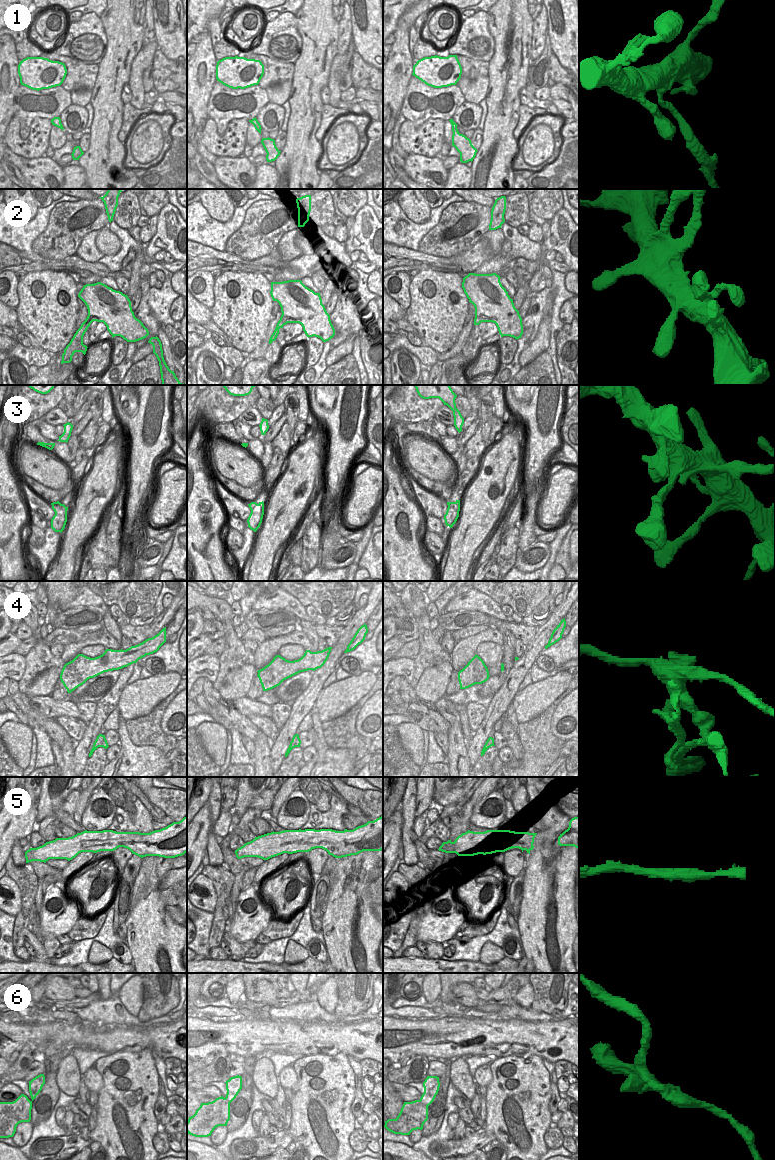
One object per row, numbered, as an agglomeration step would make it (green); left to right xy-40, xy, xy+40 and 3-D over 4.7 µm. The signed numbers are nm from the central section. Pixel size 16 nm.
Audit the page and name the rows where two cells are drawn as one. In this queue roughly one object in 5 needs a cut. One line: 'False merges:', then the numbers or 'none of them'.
False merges: 4, 6

